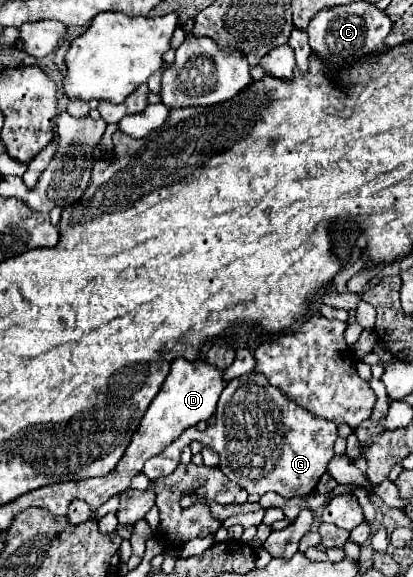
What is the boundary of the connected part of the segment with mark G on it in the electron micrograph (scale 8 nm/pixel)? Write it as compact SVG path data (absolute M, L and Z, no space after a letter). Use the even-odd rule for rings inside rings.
M251 371L227 383L217 403L217 419L207 431L199 433L195 427L183 431L179 439L145 463L143 473L155 481L175 471L181 451L193 439L215 449L219 453L221 471L247 493L275 491L283 497L305 497L313 493L317 481L327 471L327 463L333 459L337 425L329 419L311 415L273 387L263 373Z

